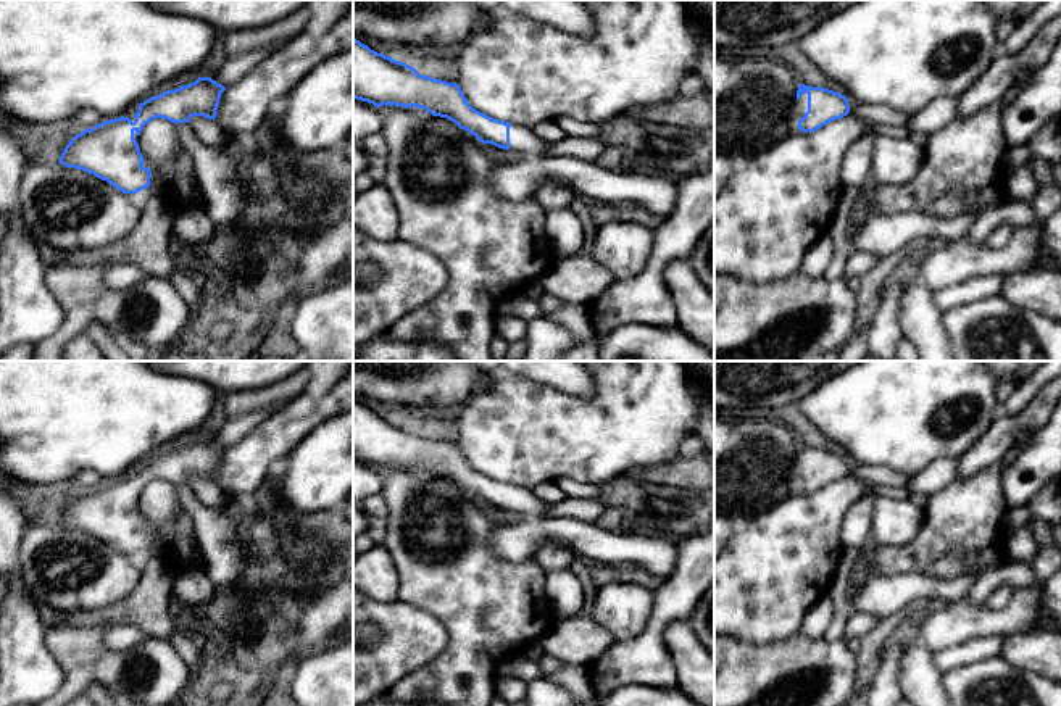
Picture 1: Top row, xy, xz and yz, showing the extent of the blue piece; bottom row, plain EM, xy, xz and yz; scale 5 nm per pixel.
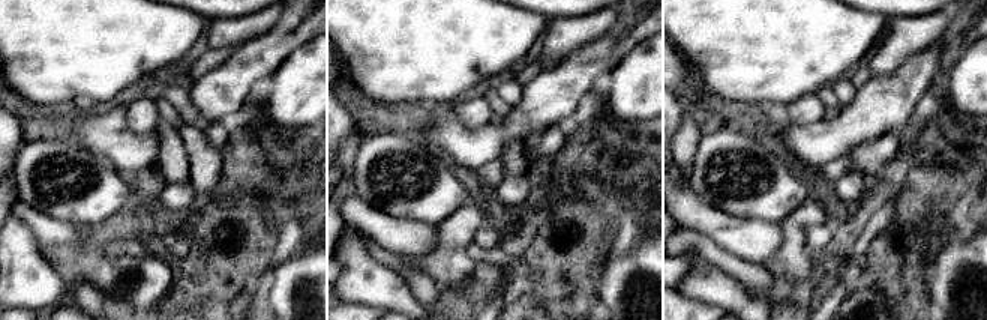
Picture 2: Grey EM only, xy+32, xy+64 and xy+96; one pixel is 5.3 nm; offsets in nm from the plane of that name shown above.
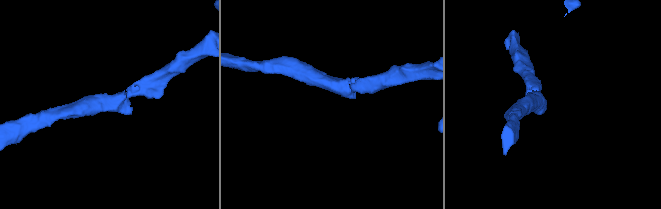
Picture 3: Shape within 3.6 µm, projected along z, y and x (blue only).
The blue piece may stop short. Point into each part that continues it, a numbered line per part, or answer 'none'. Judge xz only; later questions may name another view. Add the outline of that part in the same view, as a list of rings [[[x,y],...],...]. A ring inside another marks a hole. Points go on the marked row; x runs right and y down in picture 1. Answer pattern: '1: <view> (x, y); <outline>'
1: xz (523, 139); [[[511,124],[510,150],[519,152],[524,156],[545,156],[547,142],[542,140],[530,127]]]

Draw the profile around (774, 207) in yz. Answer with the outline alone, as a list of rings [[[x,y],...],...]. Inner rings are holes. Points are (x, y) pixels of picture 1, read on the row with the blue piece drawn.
[[[850,113],[814,132],[793,129],[772,147],[742,161],[714,198],[714,276],[766,284],[800,269],[805,253],[826,232],[842,193],[843,155],[869,127]]]

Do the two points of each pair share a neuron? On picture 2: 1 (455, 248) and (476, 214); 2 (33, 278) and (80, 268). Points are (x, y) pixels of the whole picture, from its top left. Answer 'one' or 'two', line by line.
1: one
2: two

